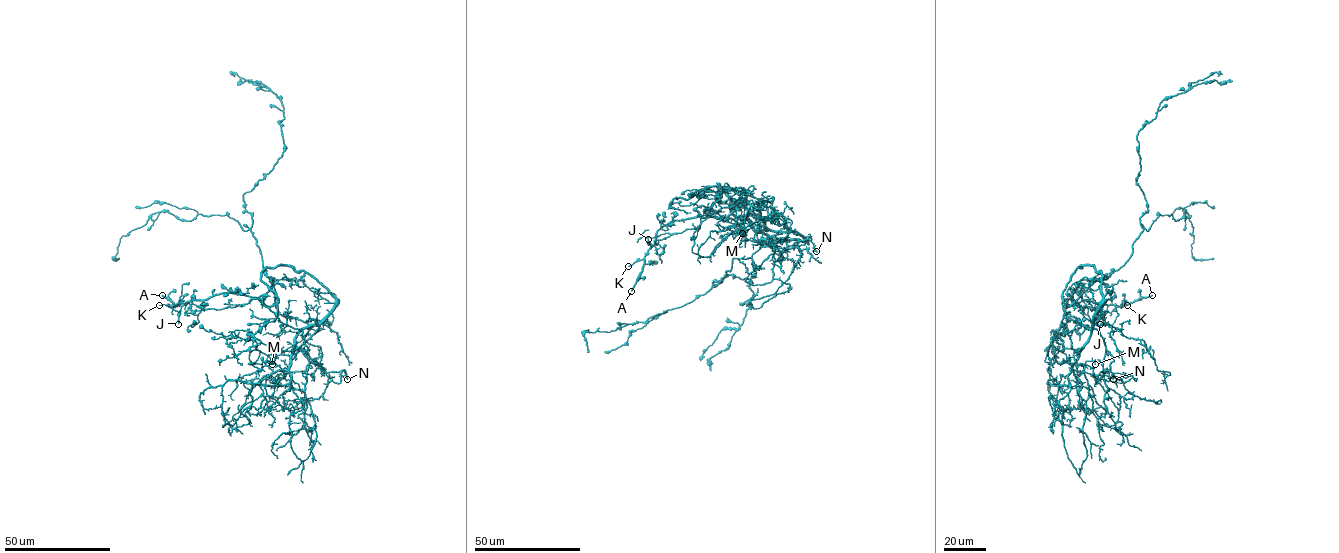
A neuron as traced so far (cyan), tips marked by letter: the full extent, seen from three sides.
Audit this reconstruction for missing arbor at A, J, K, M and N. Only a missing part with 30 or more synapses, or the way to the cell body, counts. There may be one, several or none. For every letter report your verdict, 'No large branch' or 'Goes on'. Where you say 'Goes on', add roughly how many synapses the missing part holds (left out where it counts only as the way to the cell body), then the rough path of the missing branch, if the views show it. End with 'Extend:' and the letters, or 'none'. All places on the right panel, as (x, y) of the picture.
A: Goes on. Roughly 350 synapses
J: No large branch
K: Goes on. Roughly 35 synapses. Course of what is missing: (1127, 305), (1137, 299), (1148, 301), (1171, 278), (1172, 283)
M: No large branch
N: No large branch
Extend: A, K

